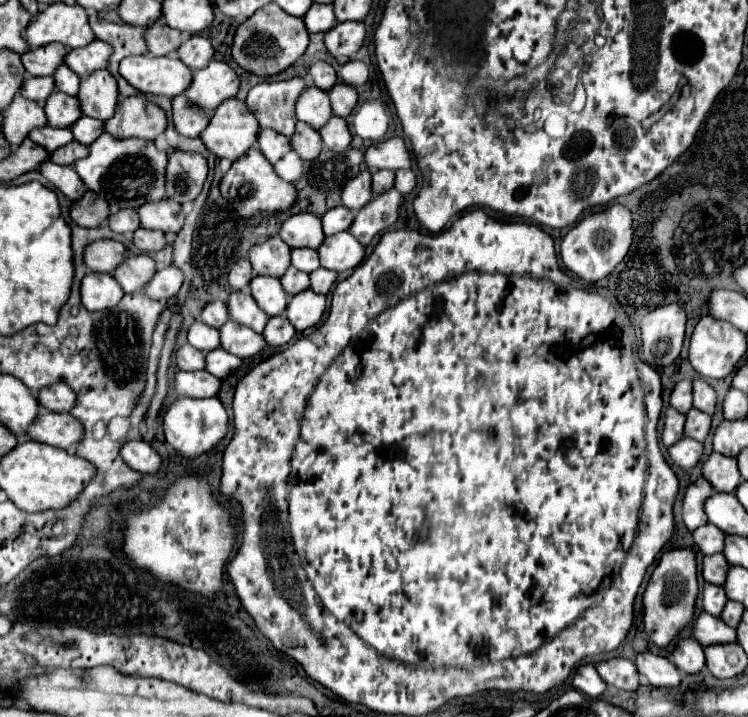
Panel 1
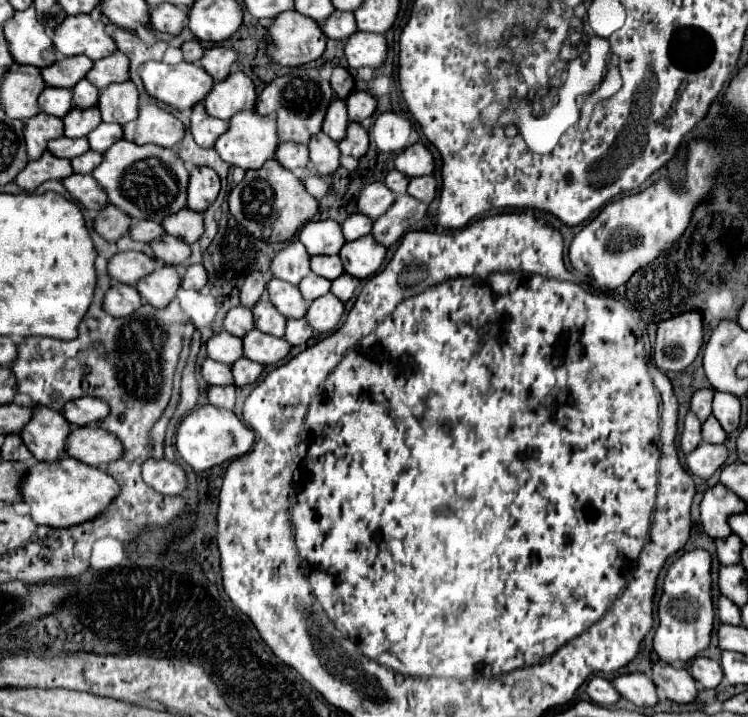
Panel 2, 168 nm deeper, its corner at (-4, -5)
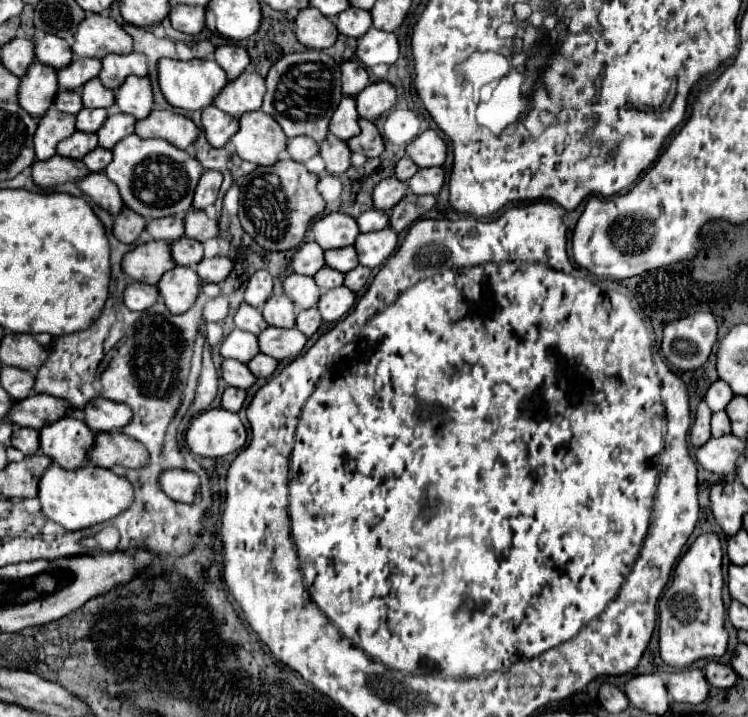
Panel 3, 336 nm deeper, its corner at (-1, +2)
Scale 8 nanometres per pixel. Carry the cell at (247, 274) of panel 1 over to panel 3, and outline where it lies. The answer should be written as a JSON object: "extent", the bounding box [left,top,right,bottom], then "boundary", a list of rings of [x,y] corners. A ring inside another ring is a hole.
{"extent":[244,270,272,308],"boundary":[[[256,270],[248,280],[248,286],[244,292],[244,302],[258,308],[270,296],[272,296],[272,276],[268,274],[268,270]]]}

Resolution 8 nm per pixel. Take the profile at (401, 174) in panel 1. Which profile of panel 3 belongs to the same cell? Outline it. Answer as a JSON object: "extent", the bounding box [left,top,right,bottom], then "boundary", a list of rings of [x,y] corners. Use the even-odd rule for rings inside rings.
{"extent":[410,168,444,194],"boundary":[[[420,168],[410,180],[410,190],[414,194],[438,194],[444,184],[442,168]]]}

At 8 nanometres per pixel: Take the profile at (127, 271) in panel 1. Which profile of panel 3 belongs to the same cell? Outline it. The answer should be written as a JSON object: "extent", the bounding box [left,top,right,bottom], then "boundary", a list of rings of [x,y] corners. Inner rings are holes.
{"extent":[158,266,198,314],"boundary":[[[174,266],[158,280],[158,294],[172,314],[186,312],[198,294],[198,276],[194,268]]]}

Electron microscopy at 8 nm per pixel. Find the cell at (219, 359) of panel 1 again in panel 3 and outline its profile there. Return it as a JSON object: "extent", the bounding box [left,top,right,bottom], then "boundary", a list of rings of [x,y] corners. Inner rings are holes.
{"extent":[248,354,278,378],"boundary":[[[256,354],[250,362],[248,362],[248,368],[250,372],[256,376],[256,378],[268,378],[272,376],[272,372],[276,370],[278,366],[278,360],[266,356],[266,354]]]}

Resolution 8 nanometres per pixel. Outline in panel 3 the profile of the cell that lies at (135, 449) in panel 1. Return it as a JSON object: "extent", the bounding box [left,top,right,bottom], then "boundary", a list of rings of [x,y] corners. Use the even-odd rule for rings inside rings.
{"extent":[158,468,200,502],"boundary":[[[170,468],[170,470],[162,470],[162,474],[158,476],[158,482],[160,482],[164,494],[168,494],[172,500],[194,502],[200,478],[190,470]]]}

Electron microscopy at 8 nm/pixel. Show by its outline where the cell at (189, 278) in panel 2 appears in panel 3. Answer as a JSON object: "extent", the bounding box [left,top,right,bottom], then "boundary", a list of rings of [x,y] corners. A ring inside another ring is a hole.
{"extent":[196,258,232,282],"boundary":[[[202,258],[196,266],[196,274],[200,276],[202,282],[222,282],[230,270],[232,270],[232,260],[230,258]]]}

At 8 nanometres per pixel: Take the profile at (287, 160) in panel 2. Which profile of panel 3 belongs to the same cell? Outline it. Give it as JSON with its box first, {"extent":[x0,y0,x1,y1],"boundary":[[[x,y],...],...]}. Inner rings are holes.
{"extent":[286,136,318,162],"boundary":[[[298,136],[298,138],[288,140],[288,144],[286,144],[286,154],[288,154],[292,160],[296,160],[296,162],[306,162],[308,158],[312,158],[312,156],[318,154],[318,144],[316,144],[312,138]]]}

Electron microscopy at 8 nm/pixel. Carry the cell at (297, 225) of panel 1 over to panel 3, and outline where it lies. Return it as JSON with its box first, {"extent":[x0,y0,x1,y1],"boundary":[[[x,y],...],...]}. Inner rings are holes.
{"extent":[310,212,360,250],"boundary":[[[340,212],[326,214],[318,220],[314,220],[310,226],[310,238],[314,242],[318,242],[324,250],[352,246],[358,234],[360,234],[360,230],[358,230],[356,220],[352,216],[346,216]]]}

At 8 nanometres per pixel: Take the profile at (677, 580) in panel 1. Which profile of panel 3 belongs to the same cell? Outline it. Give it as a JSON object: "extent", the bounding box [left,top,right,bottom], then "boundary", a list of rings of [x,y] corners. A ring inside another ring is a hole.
{"extent":[658,534,726,668],"boundary":[[[700,534],[676,564],[674,578],[658,604],[660,658],[666,664],[686,668],[698,658],[714,660],[726,652],[722,584],[722,544],[716,534]]]}

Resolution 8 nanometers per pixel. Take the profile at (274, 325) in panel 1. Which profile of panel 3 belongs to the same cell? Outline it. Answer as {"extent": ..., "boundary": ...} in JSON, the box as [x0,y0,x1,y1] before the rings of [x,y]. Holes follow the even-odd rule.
{"extent":[296,308,322,338],"boundary":[[[308,308],[308,310],[298,312],[298,318],[296,318],[296,328],[298,328],[302,334],[306,334],[306,336],[310,338],[310,336],[318,330],[320,322],[322,322],[322,318],[320,318],[318,310],[316,310],[316,308]]]}

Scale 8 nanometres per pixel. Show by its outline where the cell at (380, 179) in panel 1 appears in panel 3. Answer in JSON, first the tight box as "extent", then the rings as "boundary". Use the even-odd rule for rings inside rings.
{"extent":[394,158,418,182],"boundary":[[[400,158],[394,168],[394,176],[404,182],[404,180],[410,180],[416,170],[418,170],[418,166],[414,166],[414,162],[410,162],[410,158]]]}

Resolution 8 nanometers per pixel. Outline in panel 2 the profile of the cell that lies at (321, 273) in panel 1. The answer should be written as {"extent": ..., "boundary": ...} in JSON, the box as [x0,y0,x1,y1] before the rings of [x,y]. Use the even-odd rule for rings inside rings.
{"extent":[331,273,359,301],"boundary":[[[345,273],[345,275],[341,275],[341,277],[337,277],[337,279],[333,281],[331,293],[333,293],[335,297],[339,297],[341,301],[349,301],[349,299],[353,297],[357,285],[359,285],[359,279]]]}

